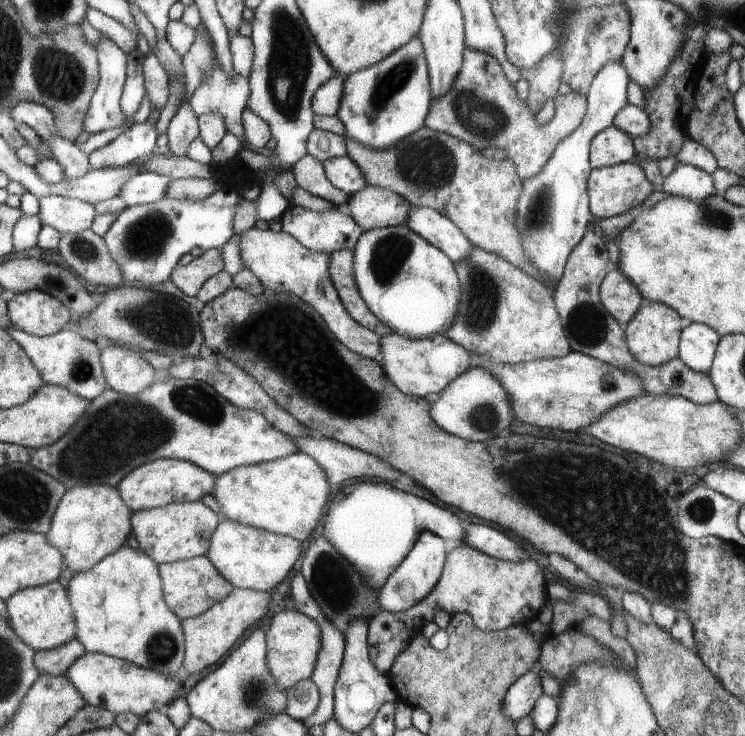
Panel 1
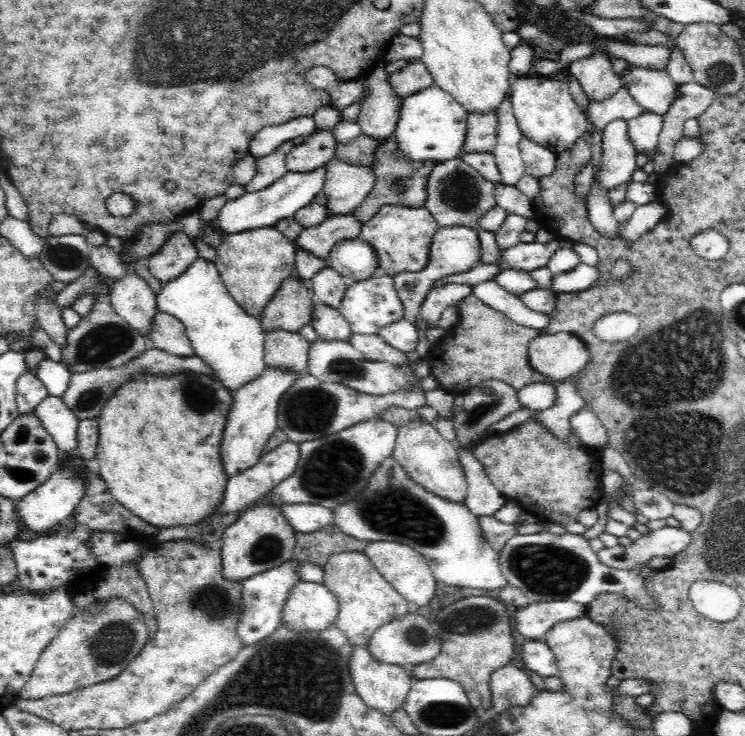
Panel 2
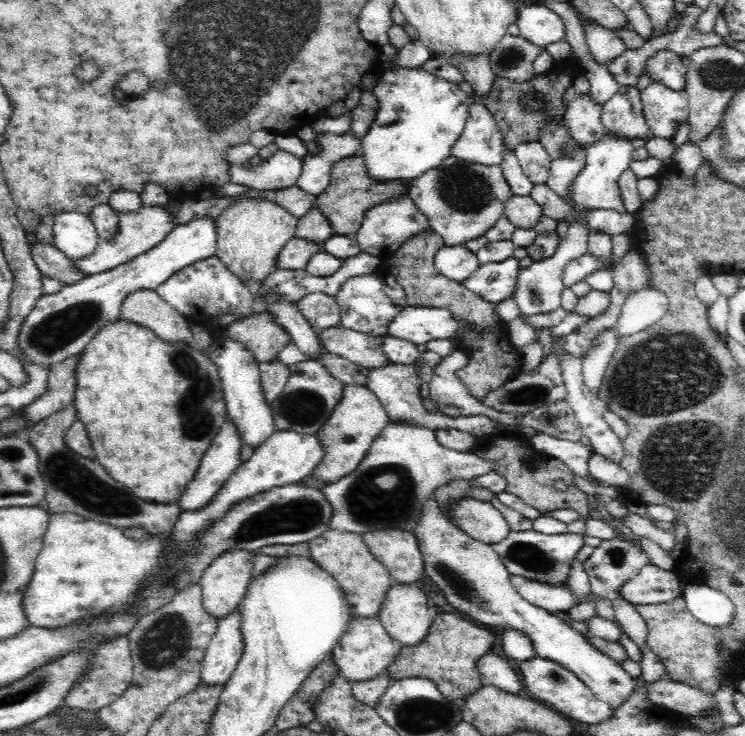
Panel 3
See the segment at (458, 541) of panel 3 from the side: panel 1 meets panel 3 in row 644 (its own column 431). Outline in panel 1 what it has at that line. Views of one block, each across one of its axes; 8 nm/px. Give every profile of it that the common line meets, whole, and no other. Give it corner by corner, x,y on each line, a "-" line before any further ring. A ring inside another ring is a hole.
424,531
413,543
407,556
397,565
397,568
385,579
378,594
379,609
381,611
404,611
417,604
426,597
434,584
439,580
444,558
449,548
457,546
451,540
439,538
439,536

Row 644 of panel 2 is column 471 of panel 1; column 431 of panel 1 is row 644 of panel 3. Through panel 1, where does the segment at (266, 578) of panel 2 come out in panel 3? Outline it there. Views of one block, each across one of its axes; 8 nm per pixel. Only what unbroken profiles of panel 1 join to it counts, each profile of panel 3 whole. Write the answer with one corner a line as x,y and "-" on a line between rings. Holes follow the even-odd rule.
241,606
220,617
217,630
208,644
201,666
201,686
224,685
233,676
241,655
244,637
241,636

